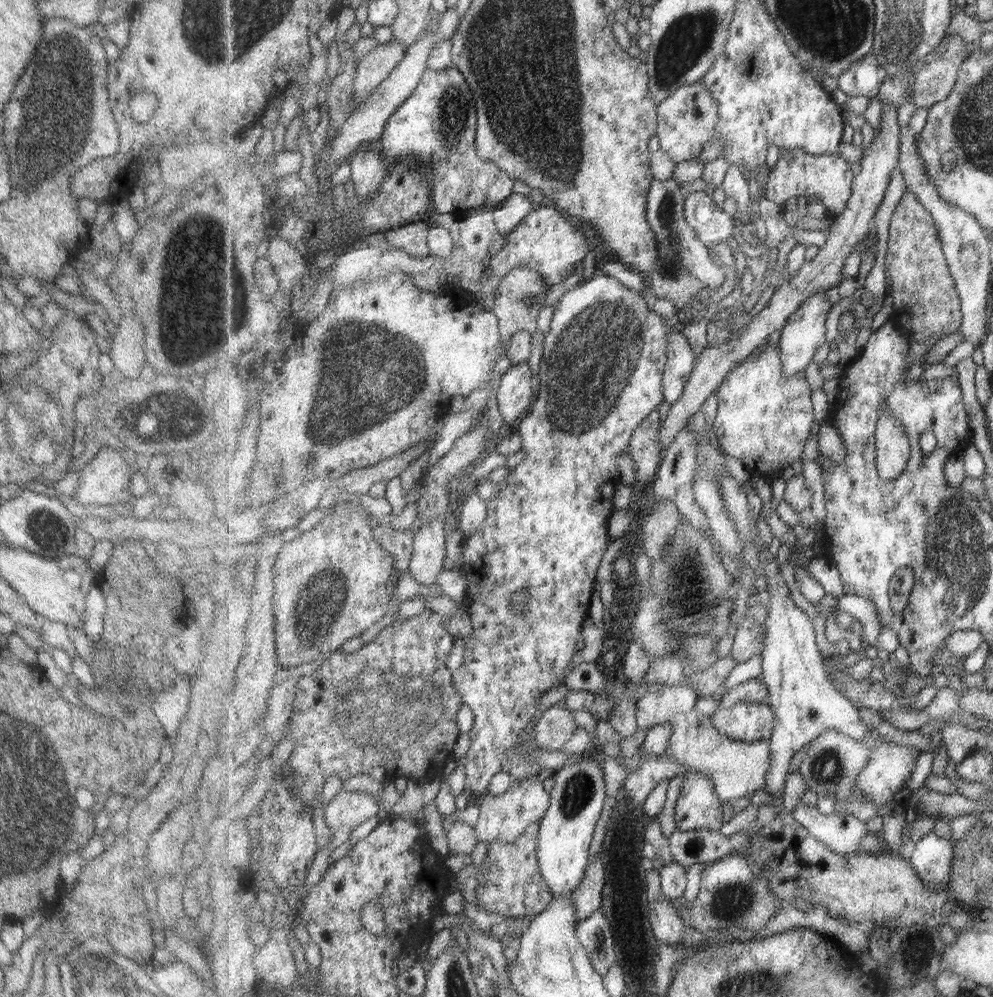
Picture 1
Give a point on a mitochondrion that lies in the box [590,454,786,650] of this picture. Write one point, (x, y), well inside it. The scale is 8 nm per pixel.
(686, 592)

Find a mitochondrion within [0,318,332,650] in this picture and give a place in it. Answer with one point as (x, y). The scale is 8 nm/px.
(46, 529)

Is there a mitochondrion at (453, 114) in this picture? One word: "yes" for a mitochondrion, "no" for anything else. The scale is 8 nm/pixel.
yes

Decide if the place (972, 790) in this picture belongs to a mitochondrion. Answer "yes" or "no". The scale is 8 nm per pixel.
no

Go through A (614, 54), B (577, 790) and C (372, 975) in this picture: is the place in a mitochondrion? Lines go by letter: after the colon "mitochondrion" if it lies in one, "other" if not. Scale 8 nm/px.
A: other
B: mitochondrion
C: other

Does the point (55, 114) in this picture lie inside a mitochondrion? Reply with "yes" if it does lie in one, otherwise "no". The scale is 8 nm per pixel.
yes

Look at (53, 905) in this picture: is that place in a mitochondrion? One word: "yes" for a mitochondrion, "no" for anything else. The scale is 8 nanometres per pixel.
no

